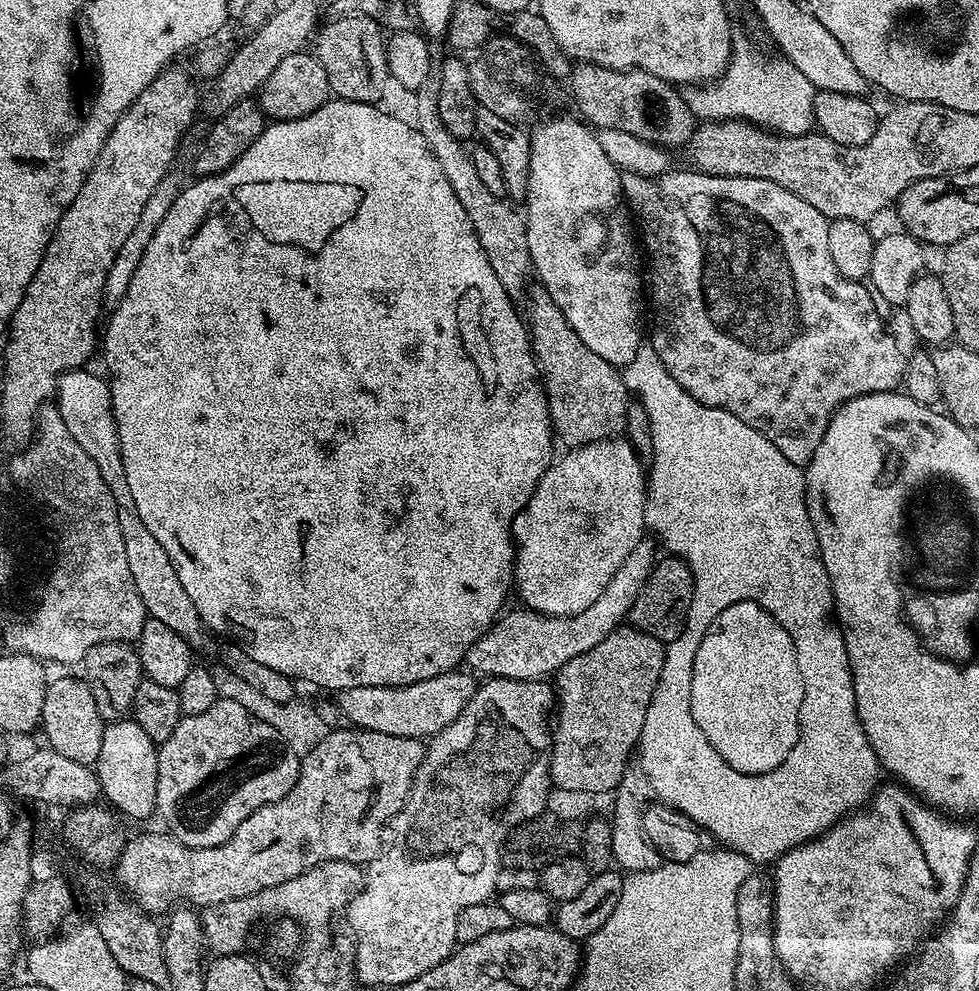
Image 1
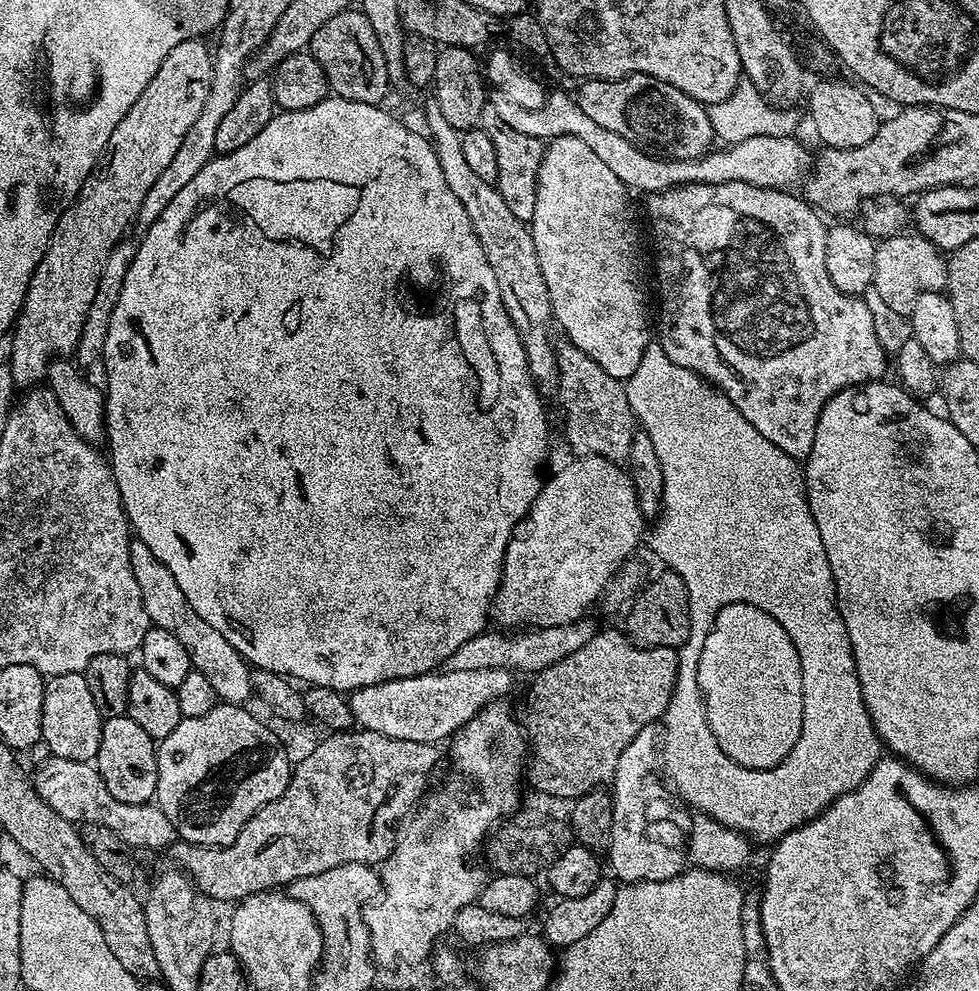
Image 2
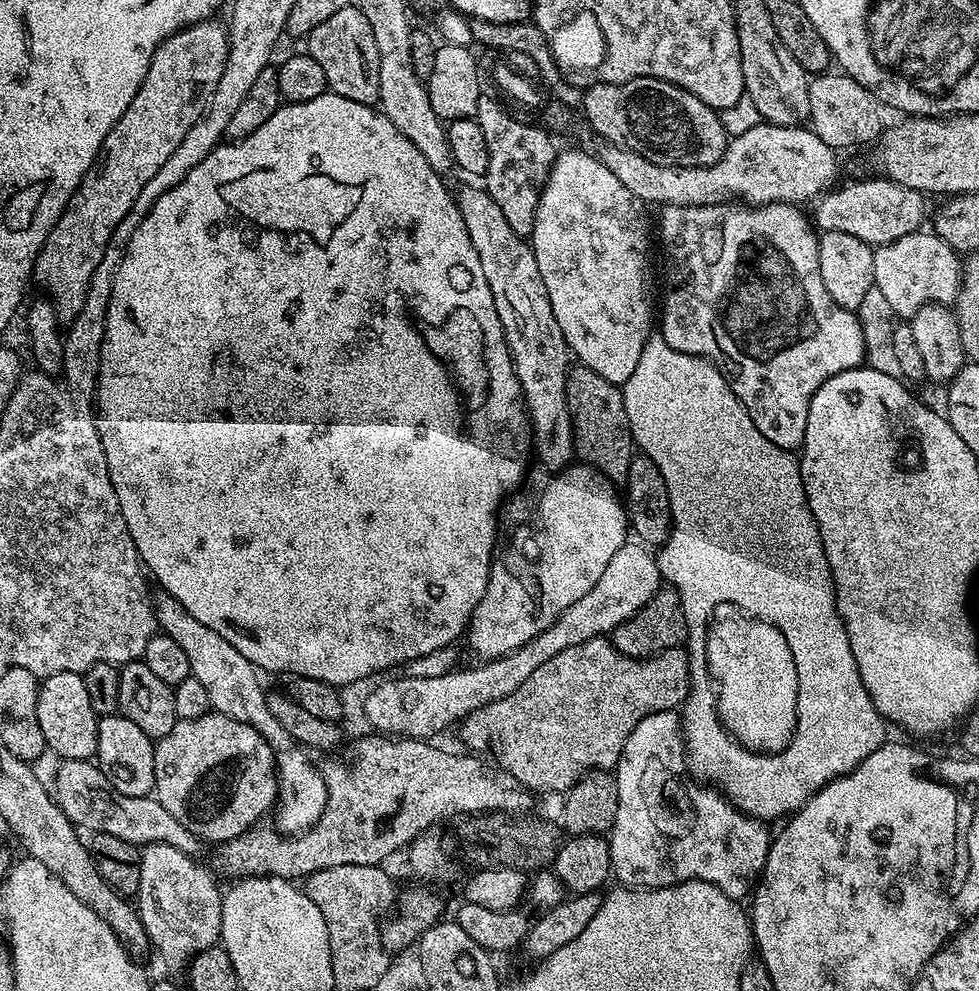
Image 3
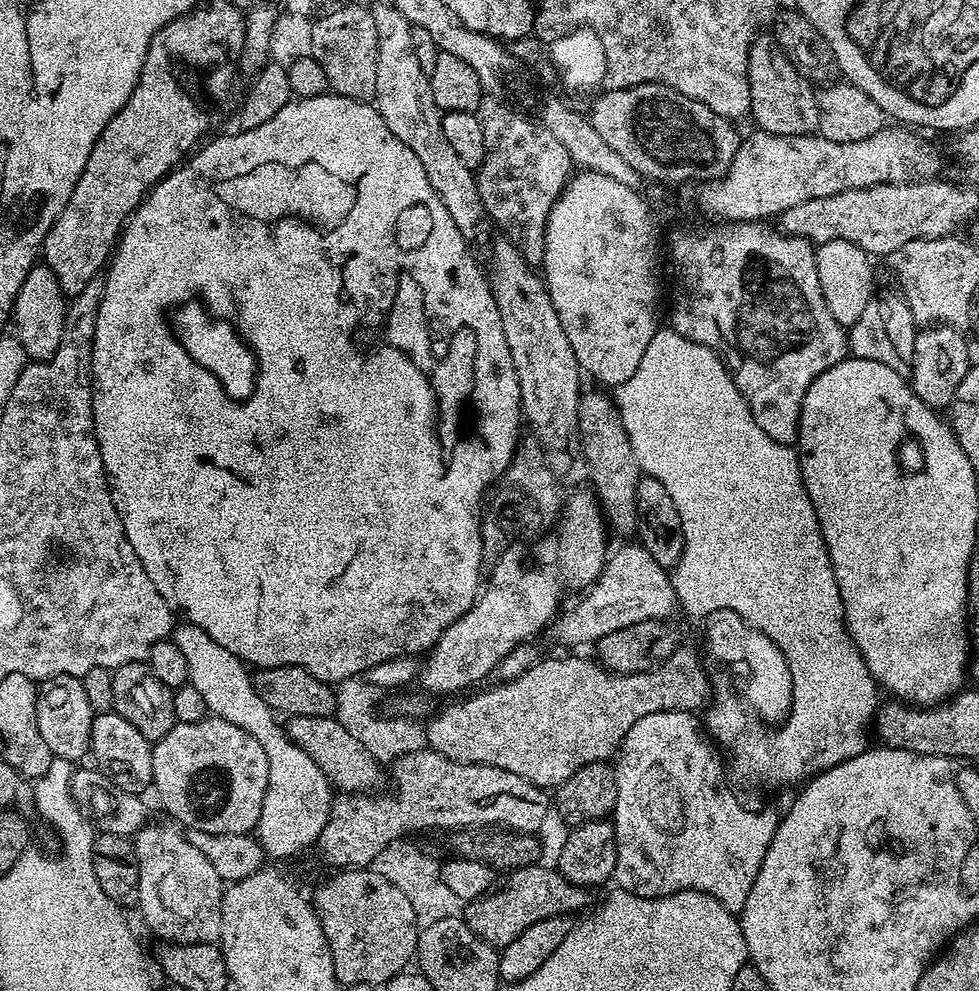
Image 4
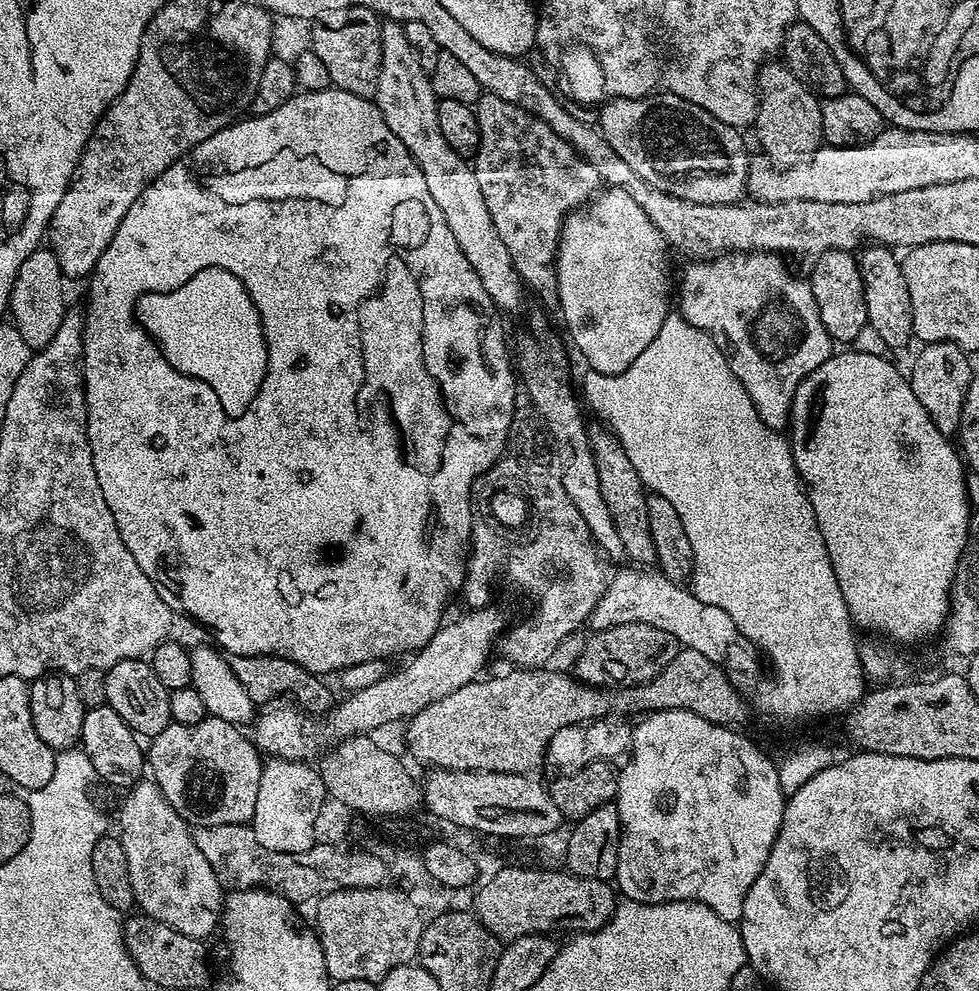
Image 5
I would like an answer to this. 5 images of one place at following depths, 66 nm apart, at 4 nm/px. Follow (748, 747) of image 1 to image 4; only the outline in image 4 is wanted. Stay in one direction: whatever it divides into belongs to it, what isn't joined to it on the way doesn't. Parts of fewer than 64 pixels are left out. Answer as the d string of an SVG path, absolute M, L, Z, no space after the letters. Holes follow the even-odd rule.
M732 610L720 612L720 622L709 622L706 626L708 644L713 656L730 664L744 663L750 672L748 676L748 694L754 698L761 719L770 724L783 721L792 705L793 682L785 655L772 639L754 627L751 627Z

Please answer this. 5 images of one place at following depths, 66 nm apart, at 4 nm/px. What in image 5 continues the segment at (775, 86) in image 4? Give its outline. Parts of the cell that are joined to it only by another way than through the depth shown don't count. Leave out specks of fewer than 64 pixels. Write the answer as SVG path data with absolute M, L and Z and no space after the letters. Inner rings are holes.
M761 63L760 75L756 78L760 105L756 111L754 131L764 147L763 155L773 165L789 168L807 160L817 148L821 147L822 134L821 101L812 91L788 69L787 64Z

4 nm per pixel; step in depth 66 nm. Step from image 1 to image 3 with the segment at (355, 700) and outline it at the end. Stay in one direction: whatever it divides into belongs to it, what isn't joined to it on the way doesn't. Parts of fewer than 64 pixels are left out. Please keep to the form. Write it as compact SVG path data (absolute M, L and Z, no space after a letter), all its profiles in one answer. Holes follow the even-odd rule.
M639 542L623 544L618 554L610 558L606 565L606 574L598 578L598 583L590 589L590 594L586 594L574 606L570 606L570 610L566 610L560 615L560 619L555 620L546 630L542 630L542 634L538 634L526 646L505 656L499 656L496 660L477 663L477 668L468 668L465 672L453 670L438 678L412 678L401 675L398 680L381 679L377 689L366 700L369 726L377 733L387 734L392 738L436 738L432 736L446 731L451 724L452 727L459 725L460 721L465 720L474 710L490 702L498 702L506 698L506 694L514 694L514 690L518 690L518 686L522 686L522 682L526 682L526 678L530 678L530 674L534 674L534 670L538 670L542 662L550 662L554 654L562 654L562 650L578 646L595 636L608 636L615 628L622 626L622 622L638 614L638 610L642 610L646 602L650 602L650 598L654 598L654 594L661 587L662 577L660 568L656 565L655 555Z

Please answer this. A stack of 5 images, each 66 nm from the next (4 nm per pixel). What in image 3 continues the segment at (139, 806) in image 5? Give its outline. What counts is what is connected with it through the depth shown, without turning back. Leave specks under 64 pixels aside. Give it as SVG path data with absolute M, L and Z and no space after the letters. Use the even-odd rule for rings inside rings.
M145 844L140 854L142 878L140 889L136 891L134 897L138 905L140 925L144 928L149 945L153 949L156 947L160 951L161 958L172 968L183 969L199 952L207 948L215 948L220 944L222 902L224 901L222 888L216 885L217 877L207 867L204 869L196 860L199 859L195 855L165 844Z

